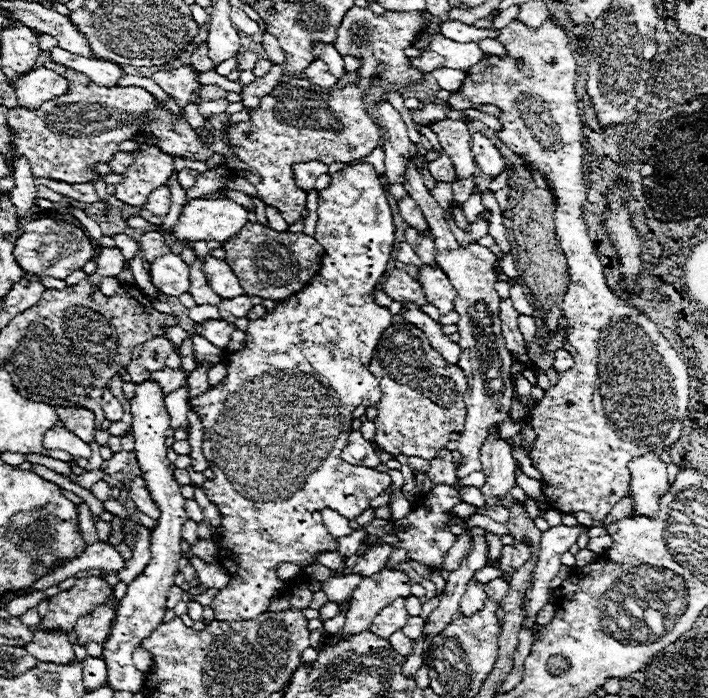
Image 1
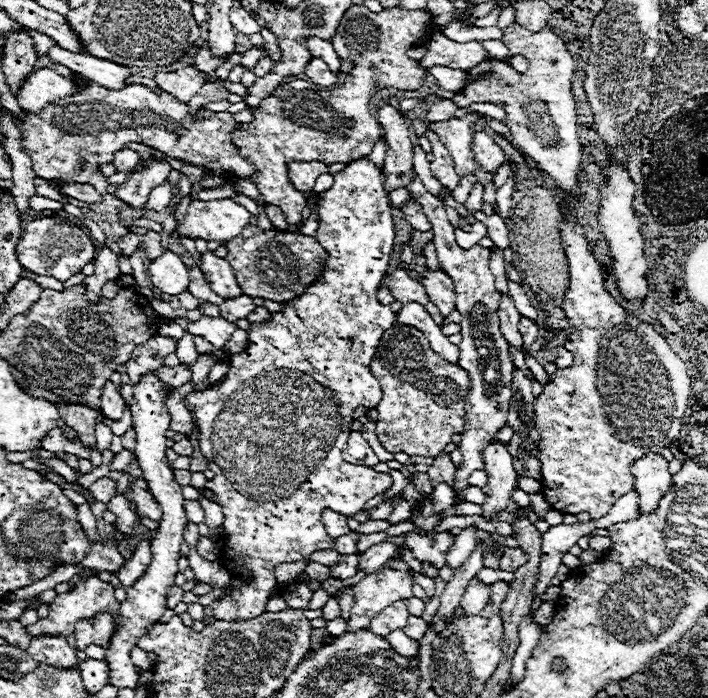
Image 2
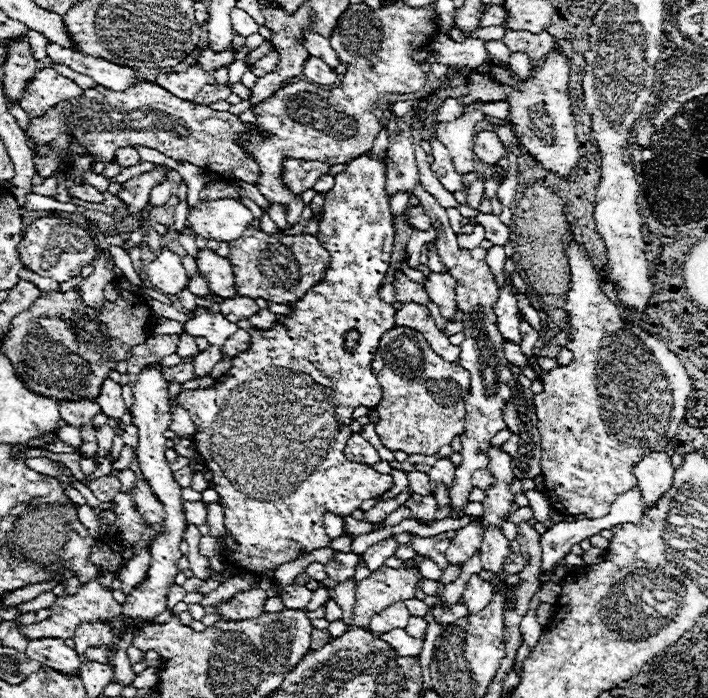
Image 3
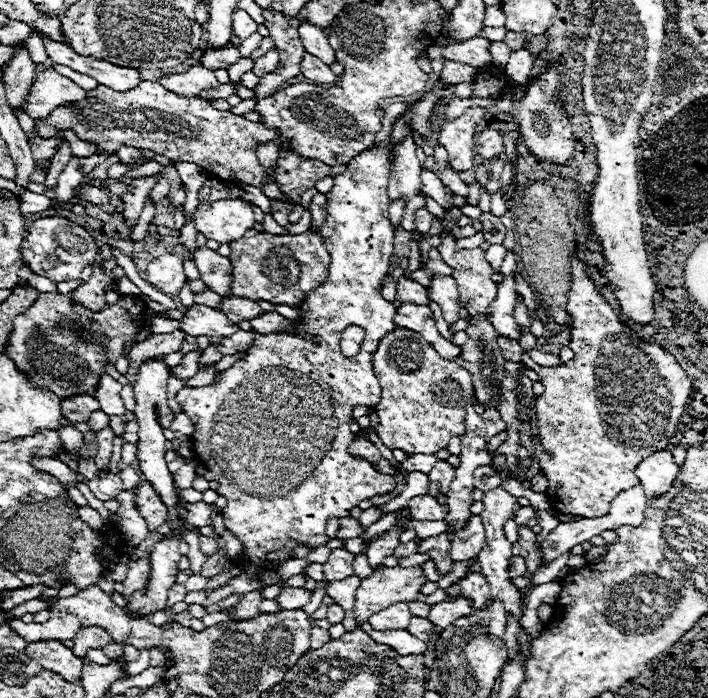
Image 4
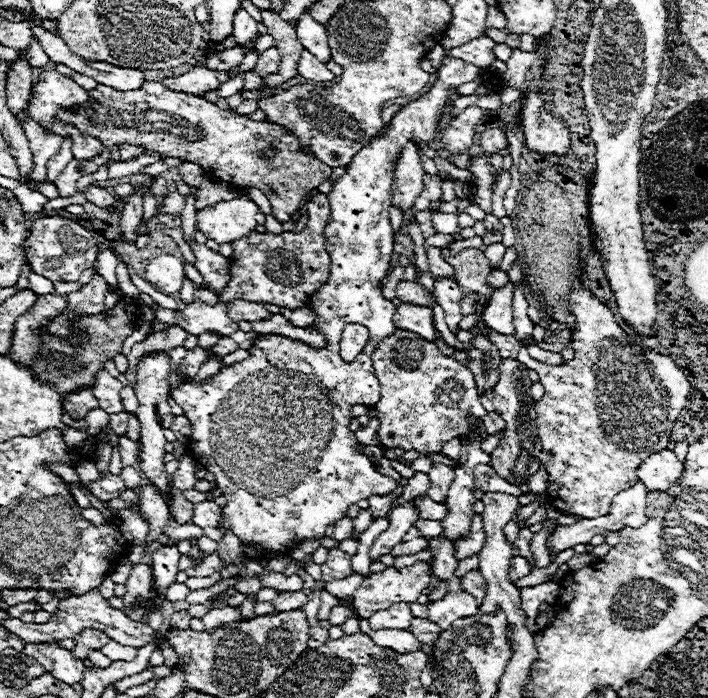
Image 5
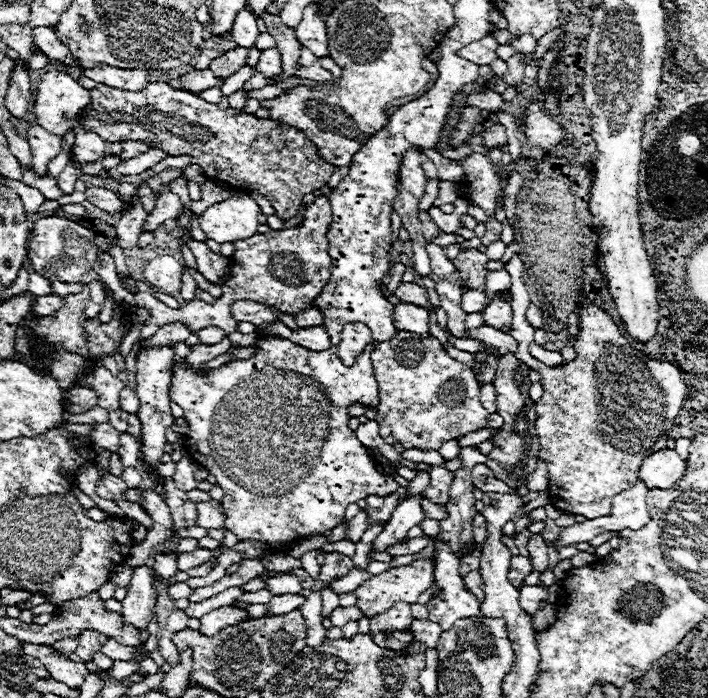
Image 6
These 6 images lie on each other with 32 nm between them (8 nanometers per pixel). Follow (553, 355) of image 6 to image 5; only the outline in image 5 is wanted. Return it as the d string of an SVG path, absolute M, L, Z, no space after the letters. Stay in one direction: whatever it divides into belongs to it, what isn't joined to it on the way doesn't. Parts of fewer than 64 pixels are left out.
M532 344L528 347L528 353L533 359L546 365L556 366L563 363L560 354L545 351L539 348L536 344Z

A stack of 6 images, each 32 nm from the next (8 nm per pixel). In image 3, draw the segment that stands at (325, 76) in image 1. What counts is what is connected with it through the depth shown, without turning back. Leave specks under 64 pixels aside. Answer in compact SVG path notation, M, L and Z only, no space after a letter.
M310 56L310 60L306 60L306 68L304 68L304 76L320 86L332 86L338 82L338 76L330 70L328 64L324 64L322 60Z

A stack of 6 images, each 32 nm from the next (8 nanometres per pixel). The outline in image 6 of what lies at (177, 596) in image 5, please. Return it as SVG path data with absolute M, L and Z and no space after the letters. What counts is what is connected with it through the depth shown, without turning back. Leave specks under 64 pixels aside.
M178 582L178 584L172 584L168 588L168 596L172 600L180 600L180 598L188 598L192 594L192 588L186 584L186 582Z

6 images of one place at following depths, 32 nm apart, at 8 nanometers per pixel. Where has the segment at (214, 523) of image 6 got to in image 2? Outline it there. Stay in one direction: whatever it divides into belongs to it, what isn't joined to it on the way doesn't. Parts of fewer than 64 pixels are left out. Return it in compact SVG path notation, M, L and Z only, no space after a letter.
M186 500L184 508L186 508L186 516L188 516L190 522L202 524L202 520L204 520L204 510L202 510L202 506L200 506L196 500Z

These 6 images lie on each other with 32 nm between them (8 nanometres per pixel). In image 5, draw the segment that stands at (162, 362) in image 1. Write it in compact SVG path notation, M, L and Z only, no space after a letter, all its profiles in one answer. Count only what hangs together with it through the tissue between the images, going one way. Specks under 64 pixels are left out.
M172 326L170 330L150 334L144 342L134 344L132 346L132 352L128 354L128 370L125 374L128 382L130 382L130 386L135 385L136 370L138 368L138 362L142 360L142 356L154 354L154 352L170 352L170 350L182 346L186 338L188 338L188 334L186 334L184 328Z

